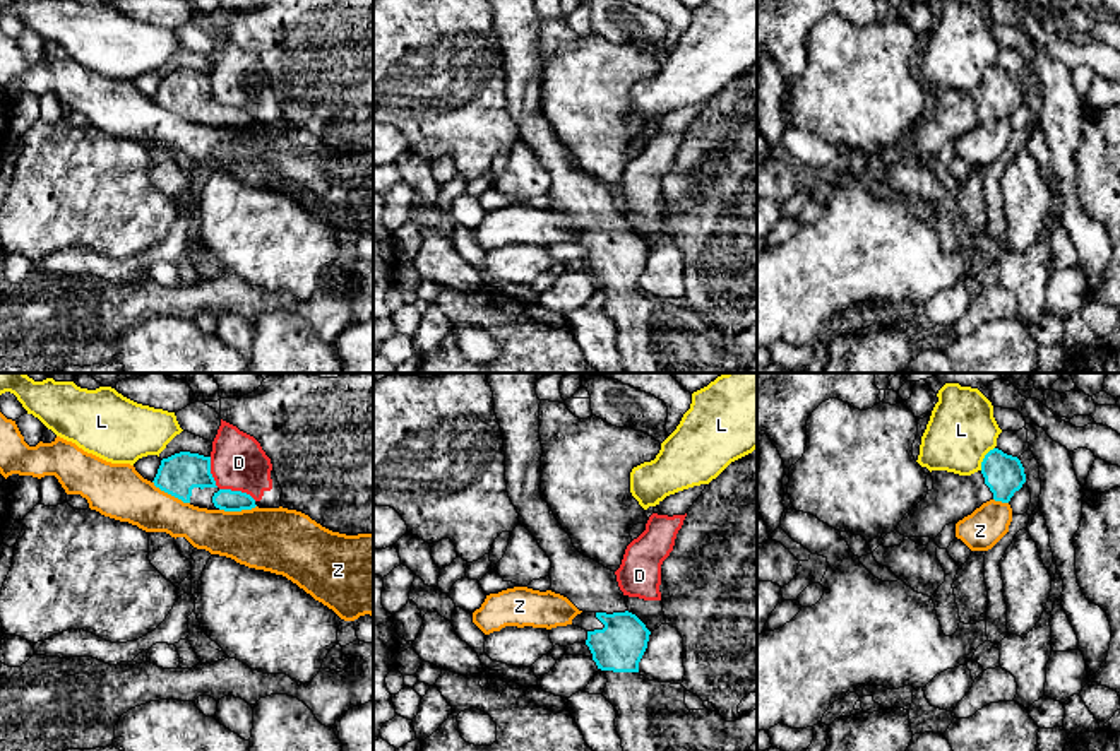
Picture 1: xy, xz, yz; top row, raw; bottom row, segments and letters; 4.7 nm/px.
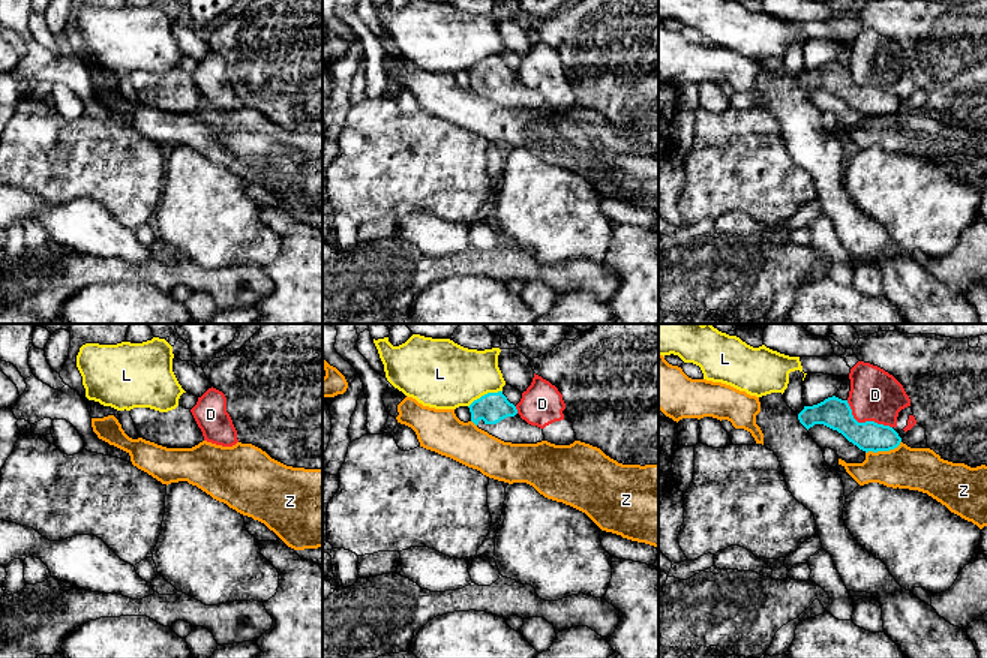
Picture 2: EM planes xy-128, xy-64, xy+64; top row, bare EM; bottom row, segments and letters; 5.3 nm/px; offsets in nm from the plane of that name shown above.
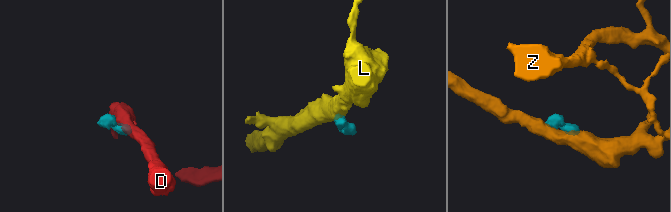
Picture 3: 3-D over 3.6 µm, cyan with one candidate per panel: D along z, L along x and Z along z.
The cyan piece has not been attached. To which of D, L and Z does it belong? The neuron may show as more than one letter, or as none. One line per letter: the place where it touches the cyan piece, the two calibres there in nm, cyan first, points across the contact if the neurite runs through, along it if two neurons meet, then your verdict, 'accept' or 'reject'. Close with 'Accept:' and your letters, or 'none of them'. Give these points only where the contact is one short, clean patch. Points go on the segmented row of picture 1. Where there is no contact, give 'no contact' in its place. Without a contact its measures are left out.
D: xy (223, 490) | 100/260 nm | along xy (209, 457), (209, 473), (220, 488), (240, 490), (256, 500) | reject
L: yz (983, 459) | 190/320 nm | along yz (994, 447), (985, 455), (980, 469) | reject
Z: xy (170, 493) | 190/260 nm | reject
Accept: none of them

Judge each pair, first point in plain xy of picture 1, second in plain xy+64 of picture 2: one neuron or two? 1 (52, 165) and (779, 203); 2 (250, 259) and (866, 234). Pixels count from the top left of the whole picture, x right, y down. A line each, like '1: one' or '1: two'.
1: one
2: two

